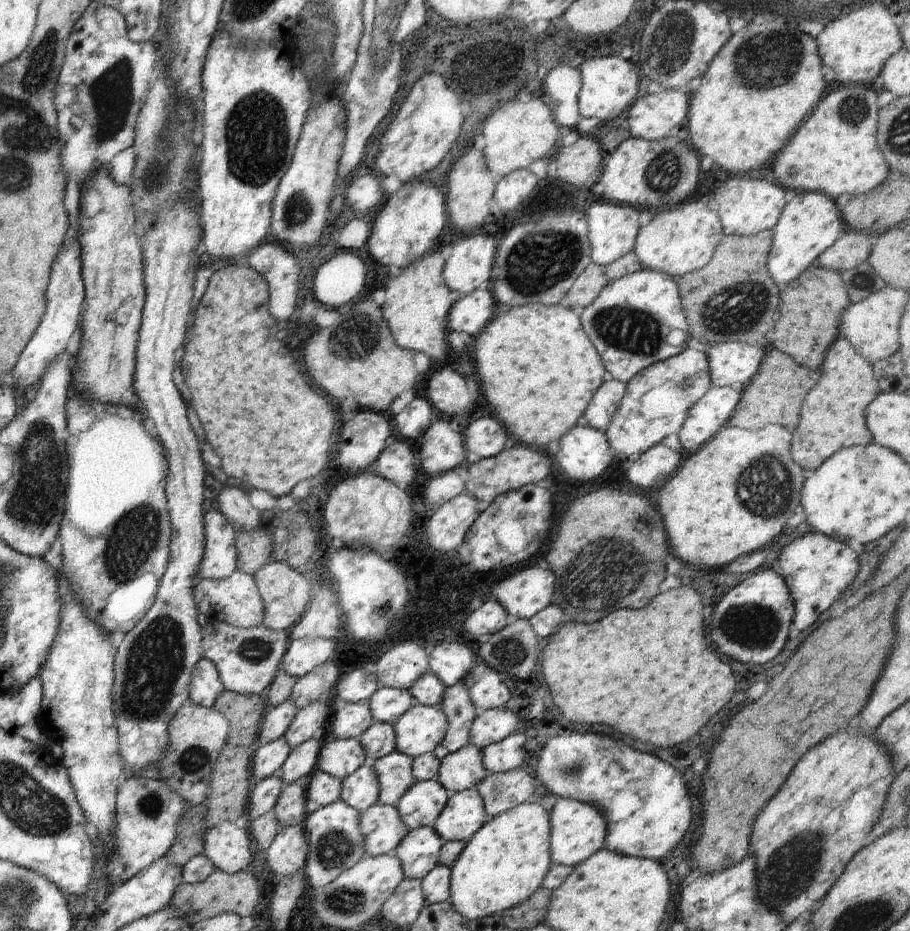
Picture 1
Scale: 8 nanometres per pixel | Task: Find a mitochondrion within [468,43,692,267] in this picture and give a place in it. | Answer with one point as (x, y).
(663, 175)

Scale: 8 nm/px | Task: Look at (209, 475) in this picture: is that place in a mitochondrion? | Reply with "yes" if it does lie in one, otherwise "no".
no

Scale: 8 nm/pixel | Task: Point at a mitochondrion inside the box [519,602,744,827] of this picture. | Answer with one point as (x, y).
(570, 771)

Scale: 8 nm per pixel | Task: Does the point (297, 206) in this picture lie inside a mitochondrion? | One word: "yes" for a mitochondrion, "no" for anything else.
yes

